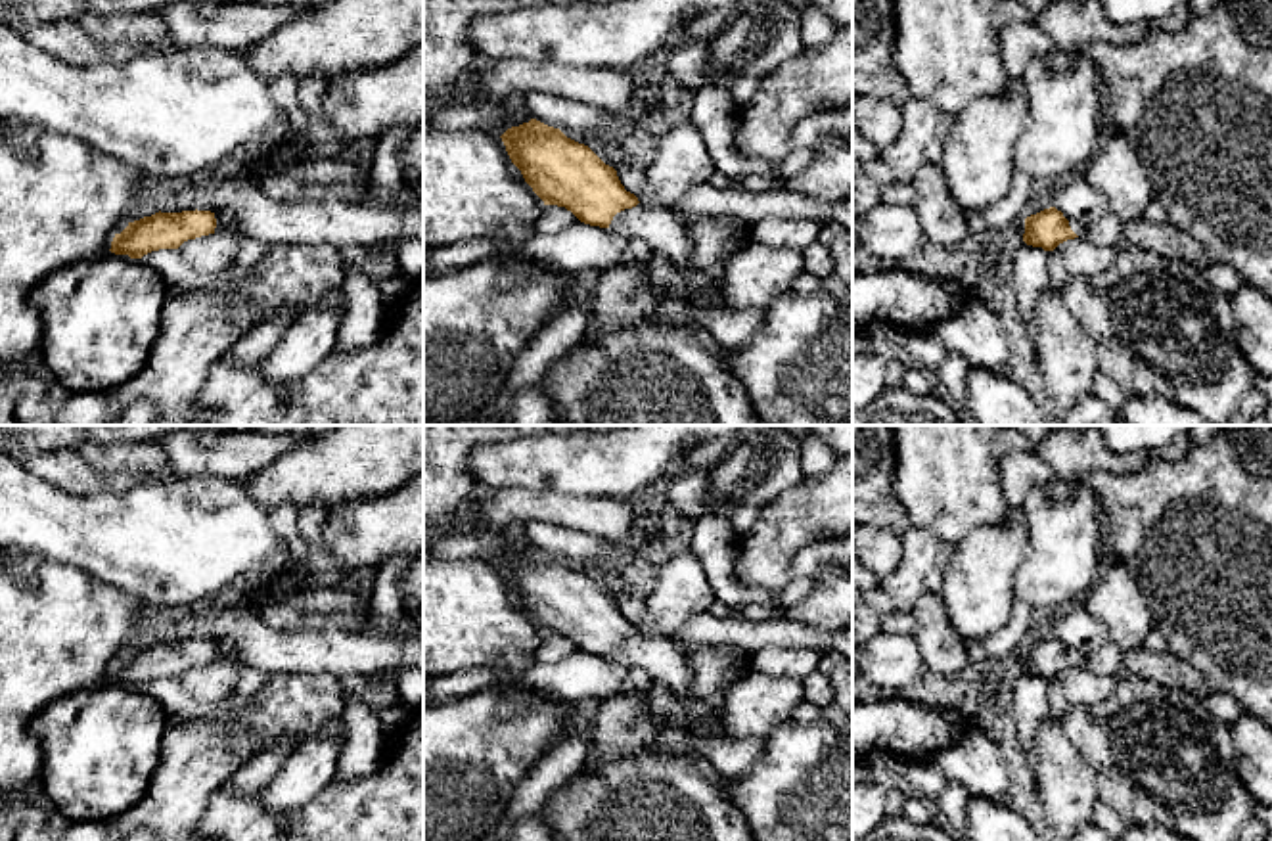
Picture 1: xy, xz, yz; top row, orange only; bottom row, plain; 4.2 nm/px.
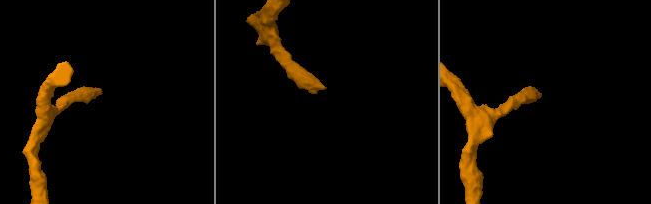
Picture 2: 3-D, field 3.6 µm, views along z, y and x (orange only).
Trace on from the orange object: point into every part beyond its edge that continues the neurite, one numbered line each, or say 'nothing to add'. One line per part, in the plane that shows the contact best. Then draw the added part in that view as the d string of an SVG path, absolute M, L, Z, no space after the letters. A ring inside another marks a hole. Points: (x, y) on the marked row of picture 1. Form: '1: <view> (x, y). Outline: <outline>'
1: xz (665, 230). Outline: M636 207L621 211L609 224L611 232L644 239L651 253L663 255L678 270L690 270L692 241L688 218L667 207Z

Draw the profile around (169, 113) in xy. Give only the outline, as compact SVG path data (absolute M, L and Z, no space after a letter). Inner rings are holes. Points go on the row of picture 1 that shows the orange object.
M0 23L0 121L73 136L146 178L188 182L282 115L268 84L238 52L170 48L146 52L123 65L73 67Z

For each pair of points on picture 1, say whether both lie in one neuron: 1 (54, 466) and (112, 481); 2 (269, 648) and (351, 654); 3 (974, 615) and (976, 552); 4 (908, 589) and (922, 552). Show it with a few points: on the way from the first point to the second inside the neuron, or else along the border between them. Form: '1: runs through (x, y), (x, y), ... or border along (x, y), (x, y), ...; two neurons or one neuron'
1: runs through (68, 470), (81, 479), (98, 481); one neuron
2: runs through (290, 652), (330, 652); one neuron
3: runs through (976, 600), (976, 568); one neuron
4: runs through (908, 579), (916, 562); one neuron

